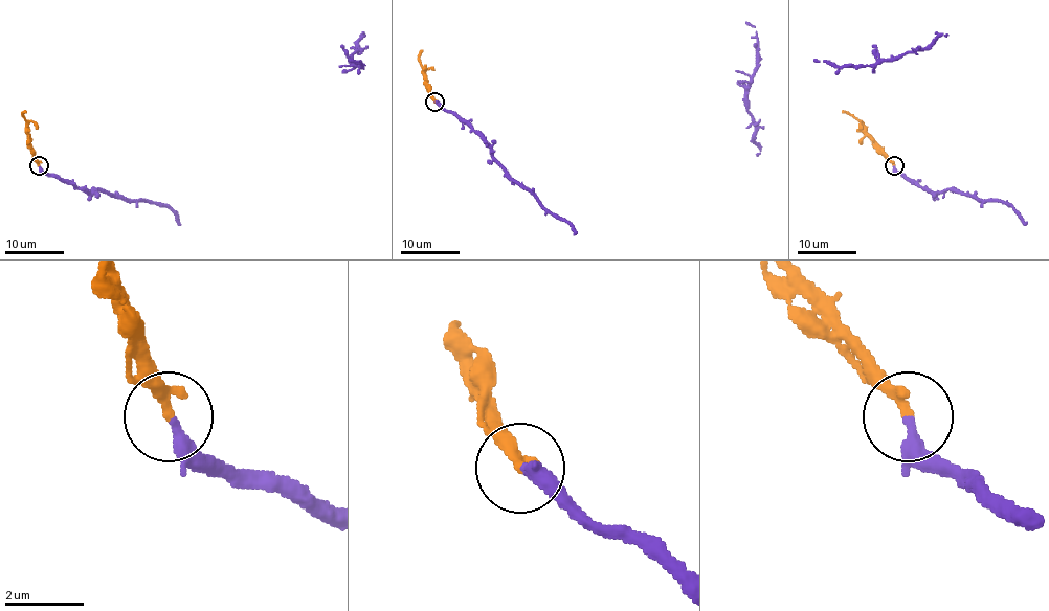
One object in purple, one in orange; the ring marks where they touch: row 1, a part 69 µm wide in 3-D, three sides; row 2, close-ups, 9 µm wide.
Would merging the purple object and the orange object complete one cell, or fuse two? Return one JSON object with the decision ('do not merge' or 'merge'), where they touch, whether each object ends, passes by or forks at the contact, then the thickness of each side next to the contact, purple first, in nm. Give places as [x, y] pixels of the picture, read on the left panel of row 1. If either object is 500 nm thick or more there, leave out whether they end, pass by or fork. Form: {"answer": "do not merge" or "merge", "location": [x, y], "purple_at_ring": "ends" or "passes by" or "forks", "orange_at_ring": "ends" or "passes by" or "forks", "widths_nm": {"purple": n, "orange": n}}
{"answer": "merge", "location": [39, 165], "purple_at_ring": "ends", "orange_at_ring": "ends", "widths_nm": {"purple": 300, "orange": 280}}

